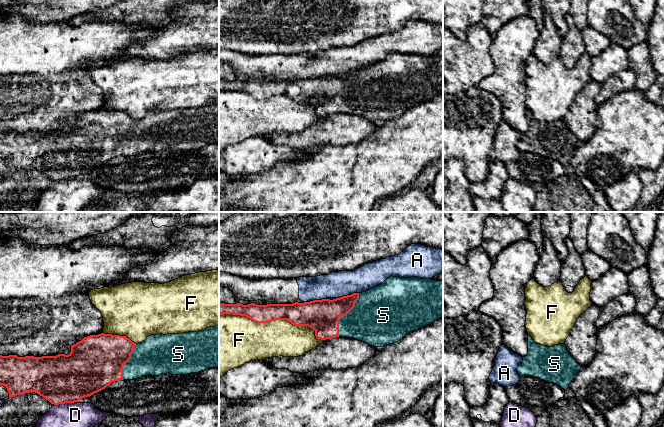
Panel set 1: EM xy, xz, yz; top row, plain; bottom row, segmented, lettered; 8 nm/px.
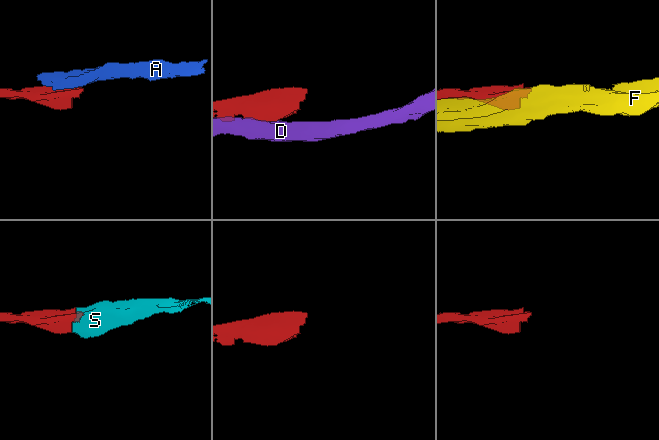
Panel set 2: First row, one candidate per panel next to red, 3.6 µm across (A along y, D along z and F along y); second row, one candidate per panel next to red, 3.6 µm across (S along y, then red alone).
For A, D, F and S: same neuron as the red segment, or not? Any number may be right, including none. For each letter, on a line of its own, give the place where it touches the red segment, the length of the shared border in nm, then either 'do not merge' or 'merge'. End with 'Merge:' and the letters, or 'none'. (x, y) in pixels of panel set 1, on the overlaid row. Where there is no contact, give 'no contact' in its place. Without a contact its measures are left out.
A: contact xz (347, 295); length 190 nm; do not merge
D: contact xy (65, 402); length 190 nm; do not merge
F: contact xz (273, 320); length 850 nm; do not merge
S: contact xz (343, 315); length 400 nm; merge
Merge: S

